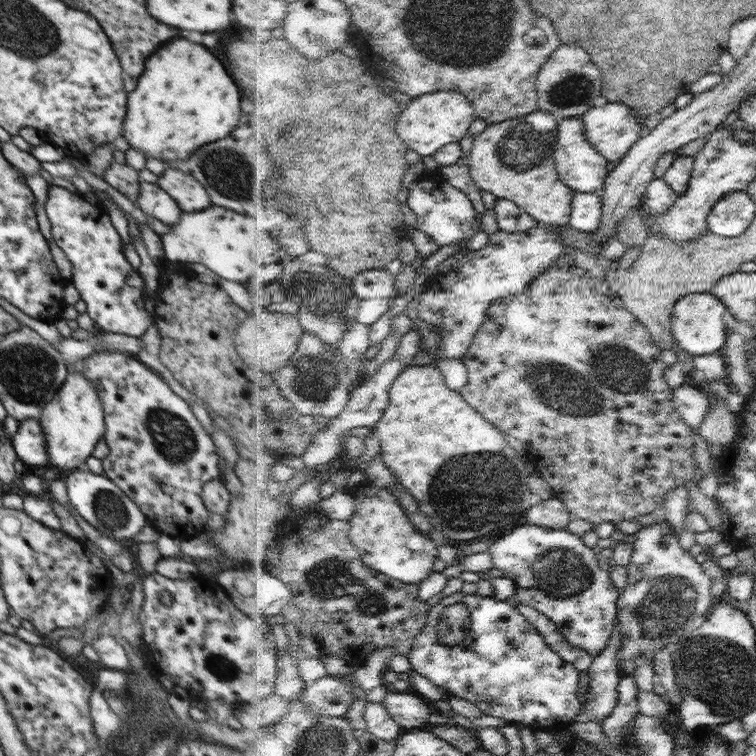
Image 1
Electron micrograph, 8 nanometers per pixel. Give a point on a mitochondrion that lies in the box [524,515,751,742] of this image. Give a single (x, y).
(672, 599)

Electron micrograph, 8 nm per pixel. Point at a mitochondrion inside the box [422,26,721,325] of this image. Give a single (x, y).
(520, 148)

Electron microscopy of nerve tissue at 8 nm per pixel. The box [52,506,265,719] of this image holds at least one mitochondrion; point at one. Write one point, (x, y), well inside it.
(219, 667)

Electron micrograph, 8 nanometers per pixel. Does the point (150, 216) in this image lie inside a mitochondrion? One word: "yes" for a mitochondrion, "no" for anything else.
no

